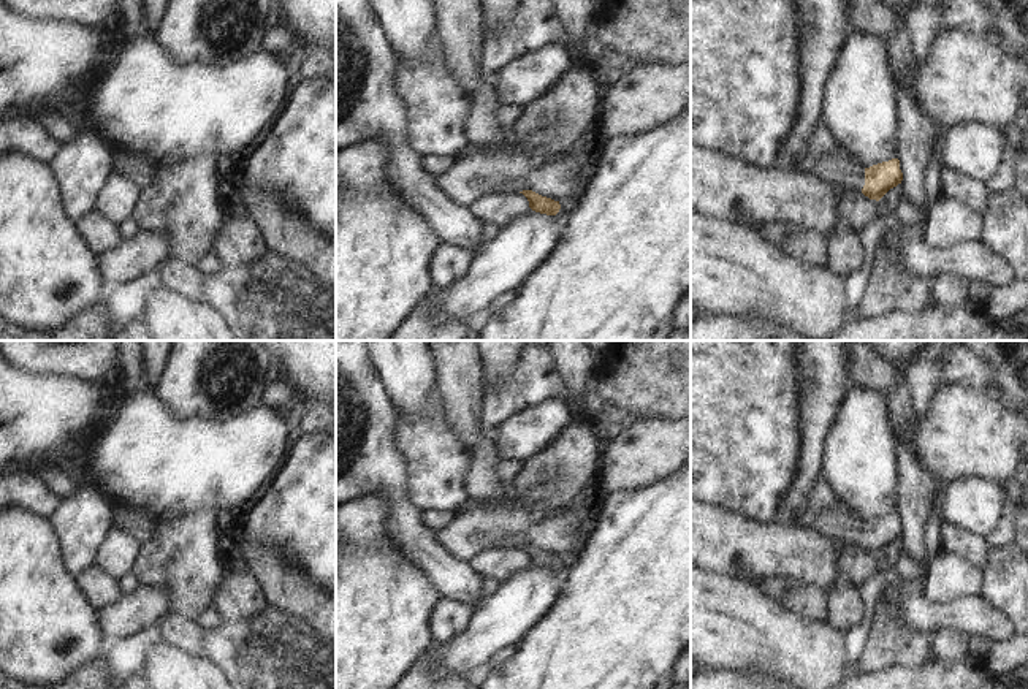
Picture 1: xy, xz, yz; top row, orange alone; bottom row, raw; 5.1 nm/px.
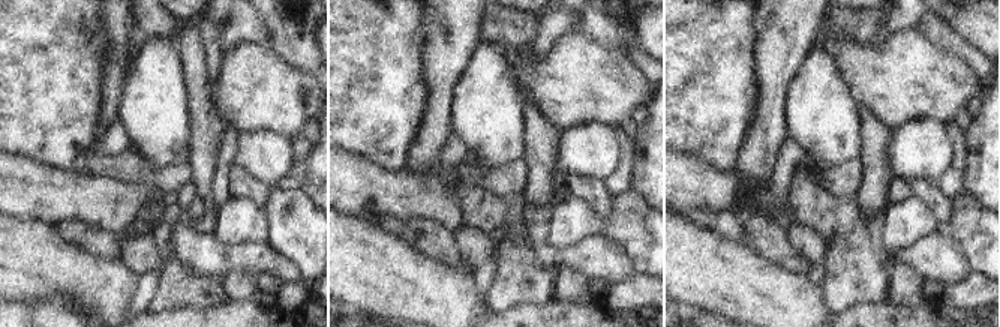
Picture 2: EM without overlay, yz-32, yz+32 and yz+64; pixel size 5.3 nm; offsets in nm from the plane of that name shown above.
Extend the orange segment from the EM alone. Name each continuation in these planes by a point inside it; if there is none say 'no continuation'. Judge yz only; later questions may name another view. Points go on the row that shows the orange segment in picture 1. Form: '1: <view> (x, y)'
1: yz (841, 170)

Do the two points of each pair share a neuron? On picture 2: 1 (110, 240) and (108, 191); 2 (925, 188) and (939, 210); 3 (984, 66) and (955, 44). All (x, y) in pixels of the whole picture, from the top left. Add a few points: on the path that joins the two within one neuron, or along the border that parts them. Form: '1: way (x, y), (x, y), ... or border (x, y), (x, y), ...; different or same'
1: border (75, 224), (99, 224), (117, 234); different
2: way (930, 194), (939, 204); same
3: way (976, 60), (963, 50); same

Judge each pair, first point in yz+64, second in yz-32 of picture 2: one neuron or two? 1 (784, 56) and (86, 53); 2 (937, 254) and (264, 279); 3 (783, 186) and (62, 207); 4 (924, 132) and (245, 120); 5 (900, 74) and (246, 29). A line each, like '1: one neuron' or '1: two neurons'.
1: two neurons
2: two neurons
3: two neurons
4: two neurons
5: two neurons

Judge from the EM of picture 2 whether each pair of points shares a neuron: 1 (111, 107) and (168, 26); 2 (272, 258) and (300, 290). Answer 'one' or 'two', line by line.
1: two
2: two

